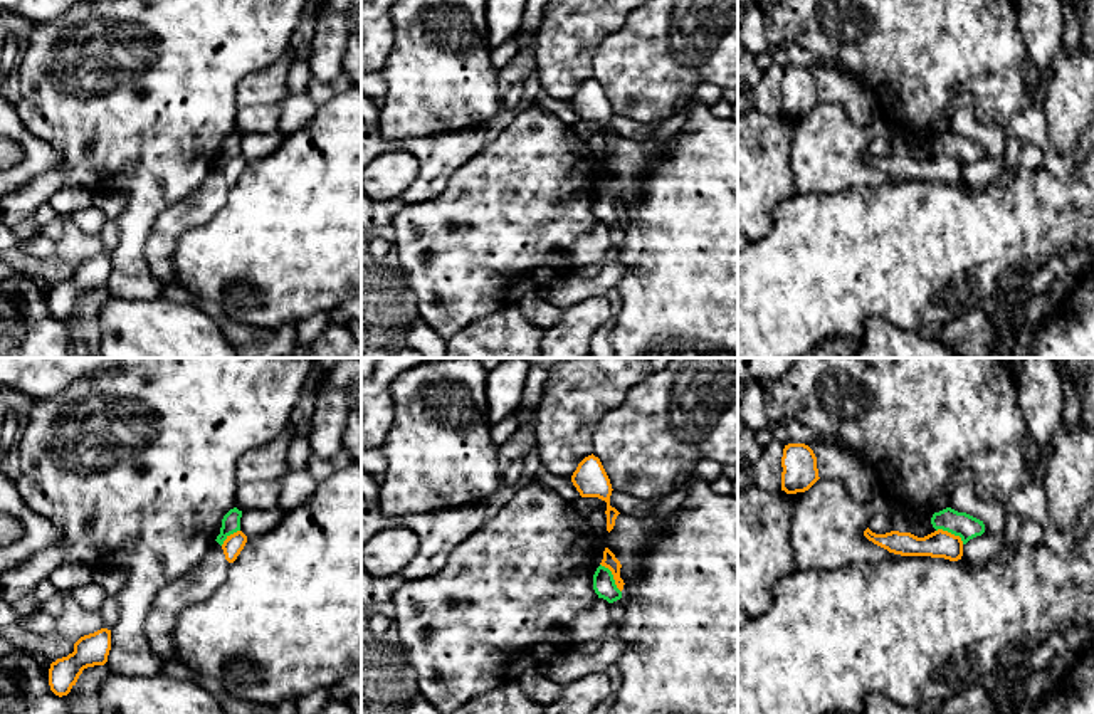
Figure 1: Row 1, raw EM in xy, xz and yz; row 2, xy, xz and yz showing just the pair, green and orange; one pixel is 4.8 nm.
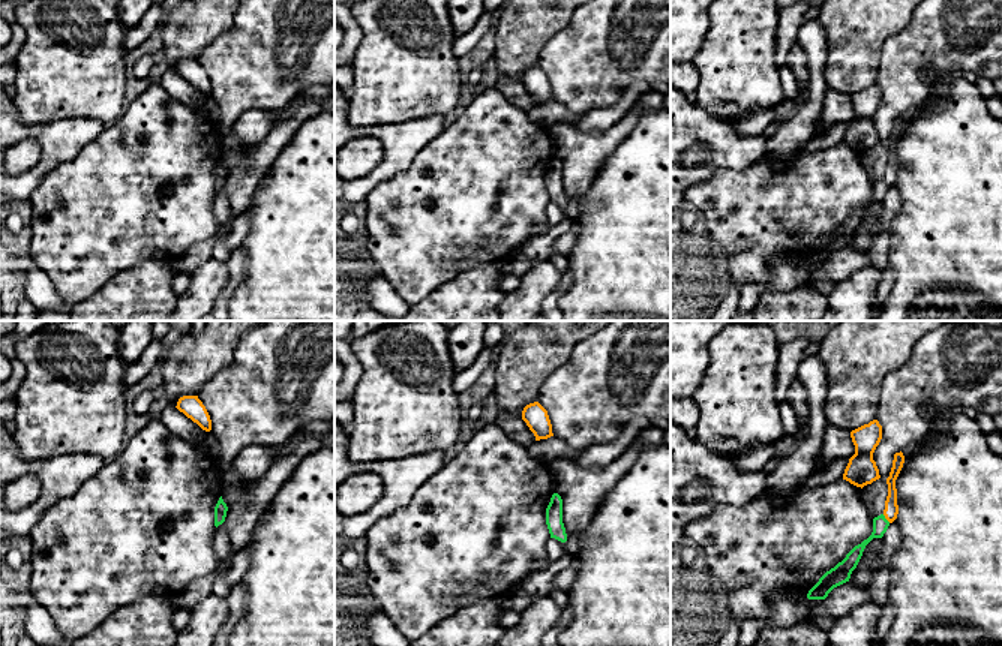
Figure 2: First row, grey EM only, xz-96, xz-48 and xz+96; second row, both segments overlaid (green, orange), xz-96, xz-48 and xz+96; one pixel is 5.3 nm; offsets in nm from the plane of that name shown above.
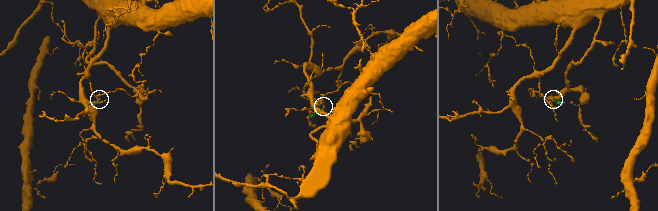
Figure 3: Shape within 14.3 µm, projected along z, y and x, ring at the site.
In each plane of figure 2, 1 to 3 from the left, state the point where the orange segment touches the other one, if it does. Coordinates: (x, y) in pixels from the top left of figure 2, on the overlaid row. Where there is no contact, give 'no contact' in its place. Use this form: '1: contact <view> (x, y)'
1: no contact
2: no contact
3: contact xz+96 (885, 519)

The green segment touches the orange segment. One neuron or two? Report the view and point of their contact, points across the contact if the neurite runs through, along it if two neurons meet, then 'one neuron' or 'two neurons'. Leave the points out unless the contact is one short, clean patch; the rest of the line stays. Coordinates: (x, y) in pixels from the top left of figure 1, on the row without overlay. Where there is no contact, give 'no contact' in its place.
meets green in xz at (612, 200); border along xz (600, 187), (610, 195), (620, 215); two neurons

